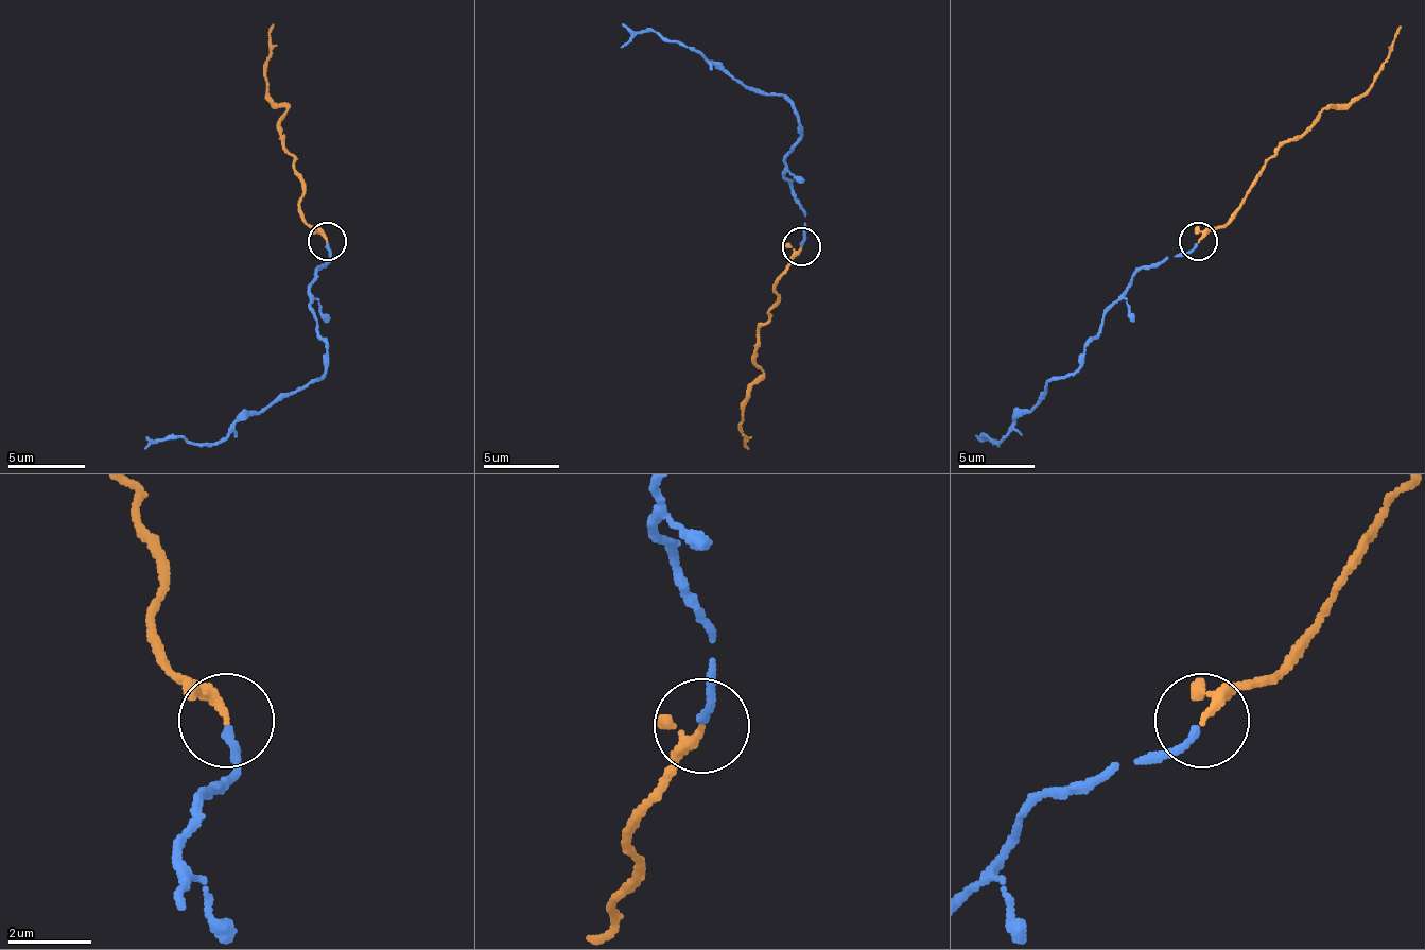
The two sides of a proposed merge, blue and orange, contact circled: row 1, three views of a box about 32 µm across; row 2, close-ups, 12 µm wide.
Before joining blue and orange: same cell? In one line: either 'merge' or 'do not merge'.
merge

